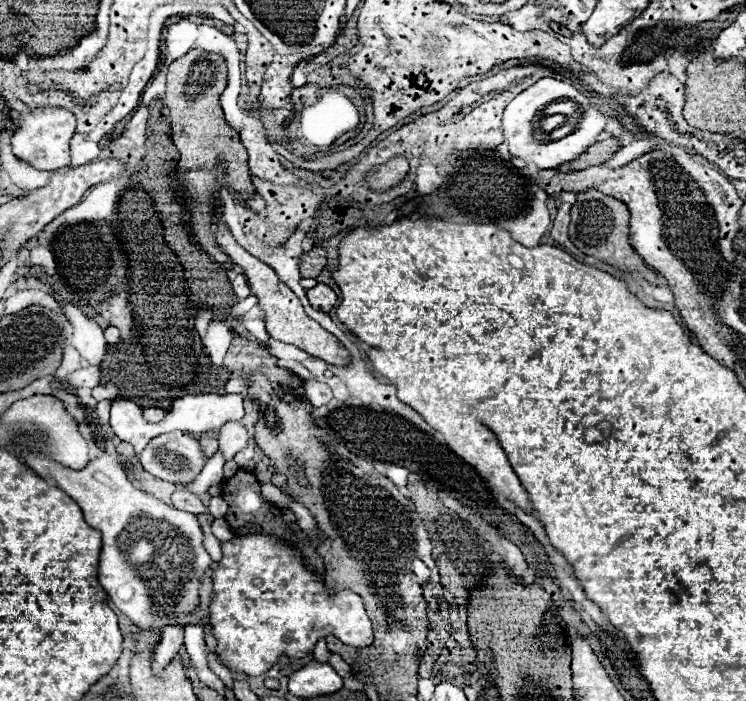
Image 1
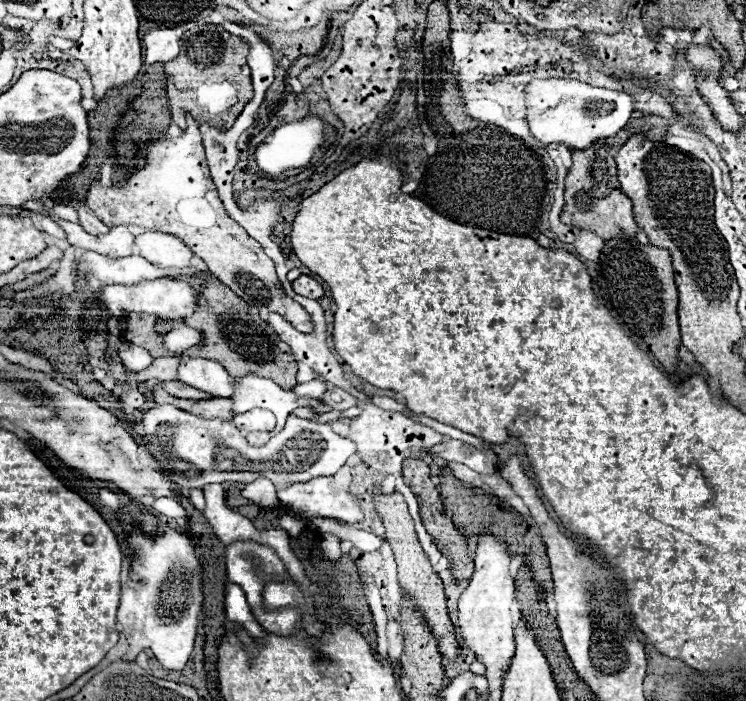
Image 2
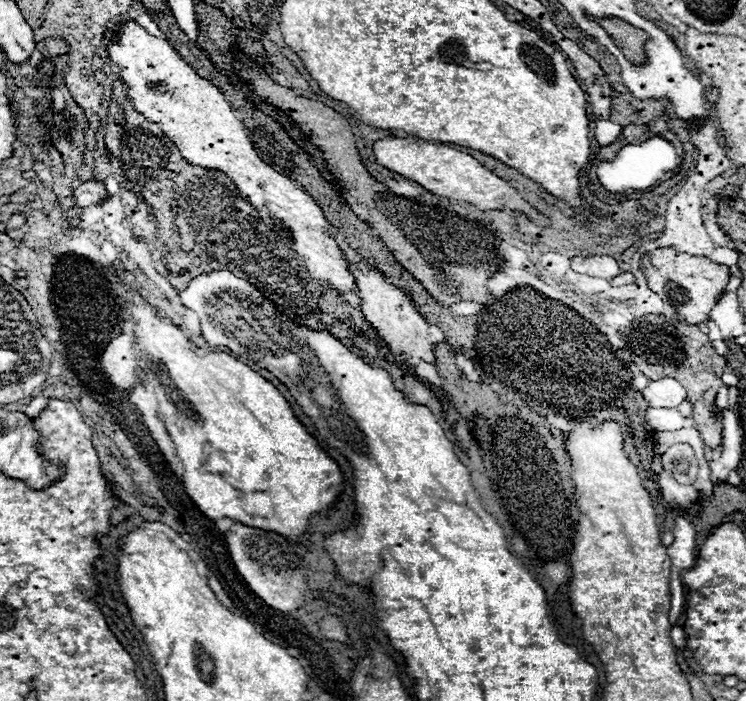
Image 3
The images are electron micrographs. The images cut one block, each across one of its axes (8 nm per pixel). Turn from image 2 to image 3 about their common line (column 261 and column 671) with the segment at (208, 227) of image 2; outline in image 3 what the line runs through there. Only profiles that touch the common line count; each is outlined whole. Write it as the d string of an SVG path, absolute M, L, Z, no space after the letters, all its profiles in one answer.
M672 246L648 252L648 256L640 260L640 266L648 280L648 286L656 294L666 296L678 312L678 316L682 316L688 324L702 324L708 320L716 298L724 292L724 286L730 278L728 266L716 264L704 256L690 256L686 252L678 252Z

